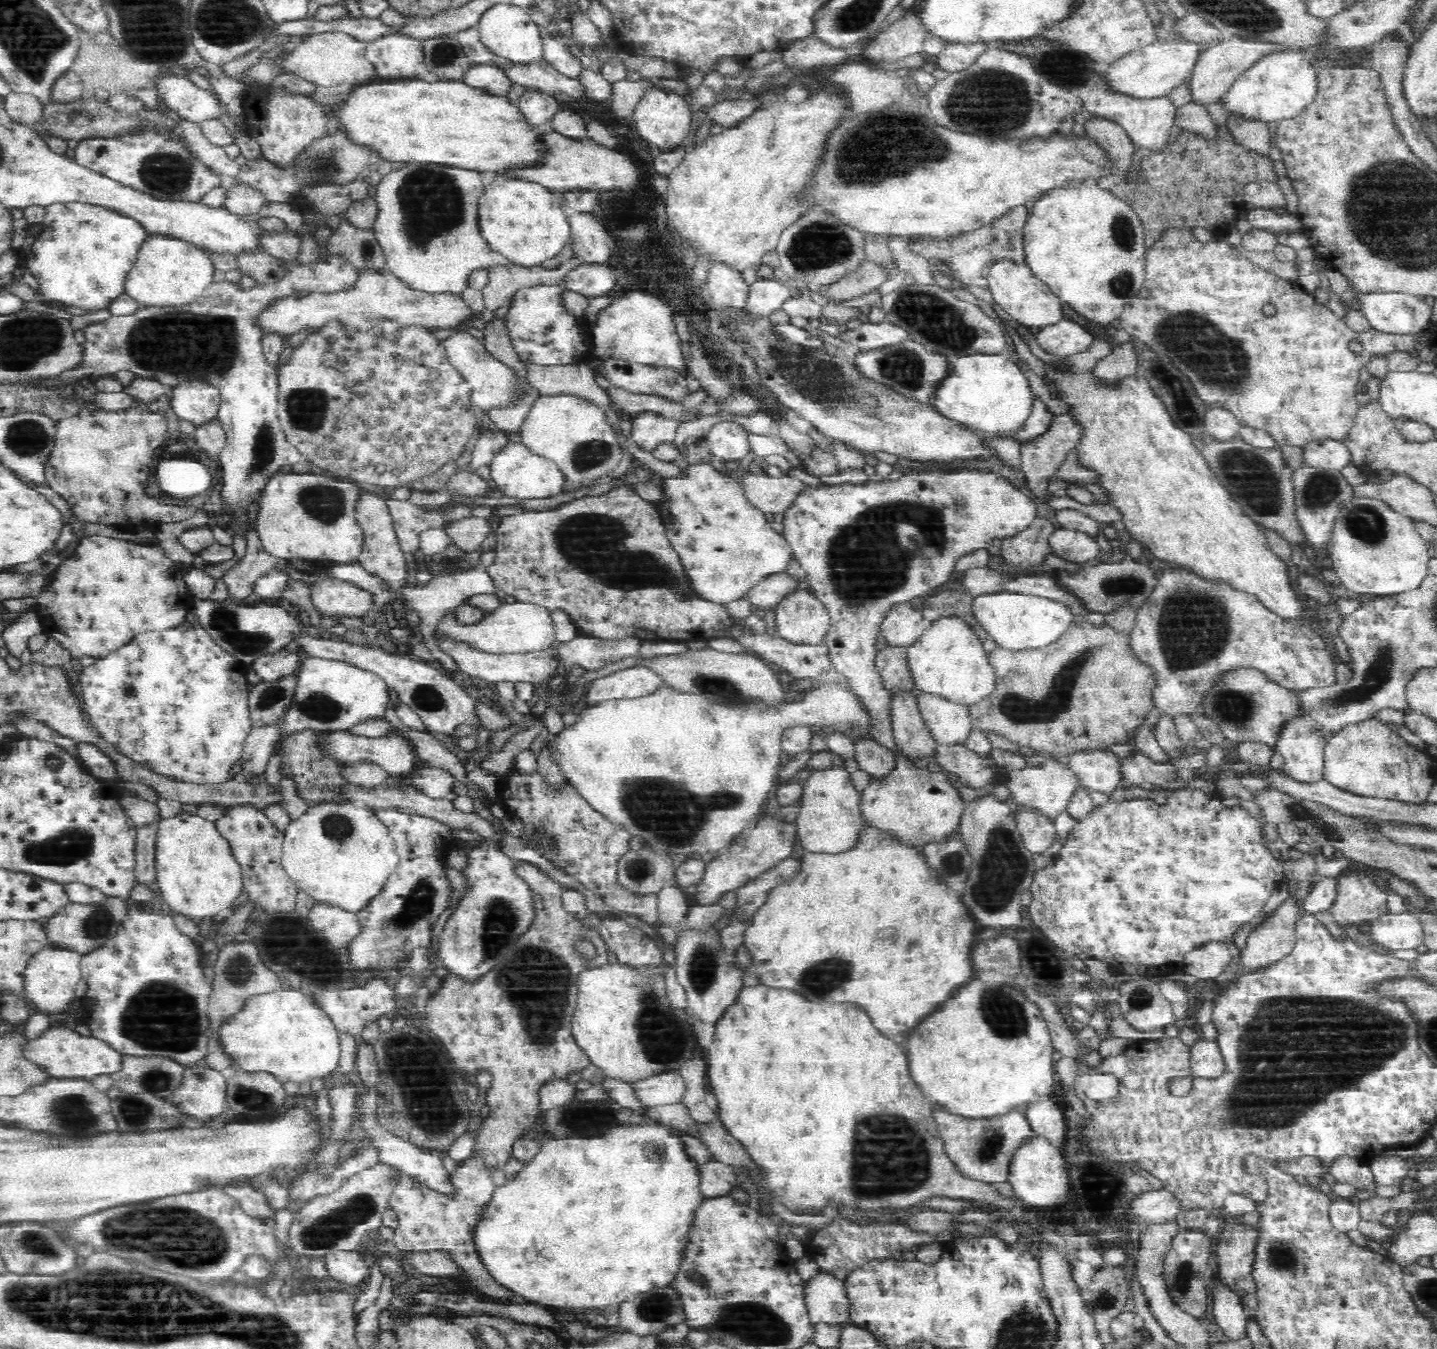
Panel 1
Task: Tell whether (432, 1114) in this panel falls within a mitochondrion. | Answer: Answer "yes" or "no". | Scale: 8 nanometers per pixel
yes

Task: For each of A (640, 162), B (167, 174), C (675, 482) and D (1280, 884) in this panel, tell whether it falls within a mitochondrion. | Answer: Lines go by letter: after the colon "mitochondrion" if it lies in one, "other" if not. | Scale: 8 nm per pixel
A: other
B: mitochondrion
C: other
D: other

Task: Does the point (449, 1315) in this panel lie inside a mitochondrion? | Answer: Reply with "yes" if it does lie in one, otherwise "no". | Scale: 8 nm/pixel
no

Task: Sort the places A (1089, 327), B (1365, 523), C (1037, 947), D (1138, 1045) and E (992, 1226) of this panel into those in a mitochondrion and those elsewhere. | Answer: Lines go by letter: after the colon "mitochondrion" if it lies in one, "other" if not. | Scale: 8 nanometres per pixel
A: other
B: mitochondrion
C: other
D: other
E: other

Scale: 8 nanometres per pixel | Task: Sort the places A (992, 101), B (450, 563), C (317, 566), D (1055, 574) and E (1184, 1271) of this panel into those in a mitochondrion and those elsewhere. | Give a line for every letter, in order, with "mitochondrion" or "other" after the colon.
A: mitochondrion
B: other
C: other
D: other
E: mitochondrion

